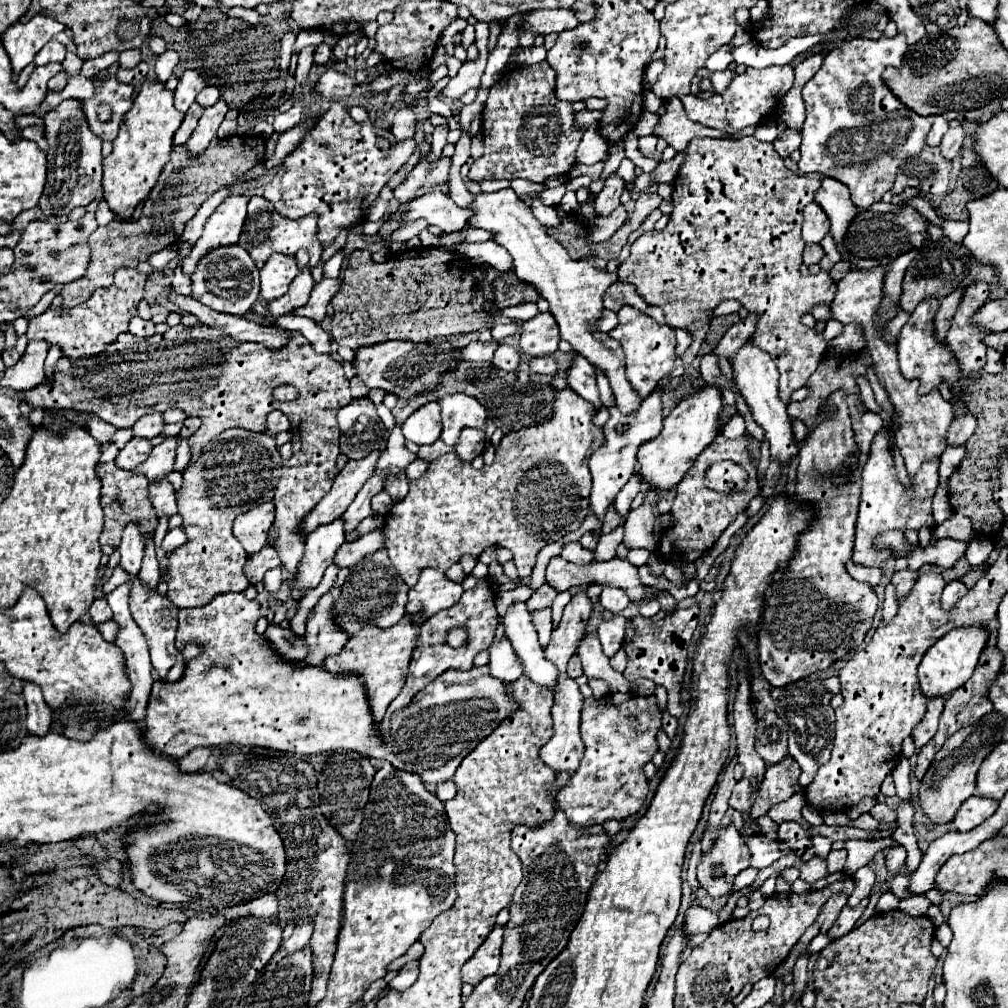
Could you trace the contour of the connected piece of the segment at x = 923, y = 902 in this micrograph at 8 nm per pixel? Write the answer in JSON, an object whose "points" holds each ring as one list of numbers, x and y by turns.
{"points":[[912,894,900,900,899,910,916,917,925,915,930,906,931,902,925,896]]}

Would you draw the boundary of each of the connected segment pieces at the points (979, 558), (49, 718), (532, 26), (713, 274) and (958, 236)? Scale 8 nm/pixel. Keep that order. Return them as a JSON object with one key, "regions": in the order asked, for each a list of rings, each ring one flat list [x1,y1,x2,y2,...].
{"regions":[[[975,537,975,539,969,543,969,547,967,547,967,551,965,551,965,557,967,557,967,561,971,563,971,567,979,567,979,565,983,565,983,563,987,561,991,549,993,549,993,543,991,543,991,541,981,539,981,537]],[[23,681,23,699,27,705,27,729,29,729,29,733,33,733,33,735,49,733,51,723,53,723,53,711,45,703,41,689,31,681]],[[537,9,523,17,525,29,547,35,547,33,561,33,565,29,573,29,579,25,577,15,573,15,573,9]],[[753,135,739,139,697,137,687,145,685,163,673,183,673,213,669,215,667,227,637,237,631,245,631,255,617,269,621,281,633,283,647,303,659,305,665,311,669,327,681,327,693,335,693,343,681,357,685,365,695,359,717,303,723,299,737,299,747,311,759,315,753,337,757,347,765,349,779,369,779,397,783,403,791,403,791,393,803,387,809,375,819,367,827,341,815,337,815,329,805,327,801,317,819,303,831,303,837,285,825,270,821,270,818,277,799,273,805,247,801,239,803,207,813,201,819,185,821,177,789,171,773,143,763,143]],[[944,221,942,231,951,241,962,243,969,230,968,221]]]}

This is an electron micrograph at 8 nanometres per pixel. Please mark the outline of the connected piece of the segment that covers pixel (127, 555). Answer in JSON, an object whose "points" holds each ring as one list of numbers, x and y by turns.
{"points":[[127,523,117,551,121,553,121,567,131,575,139,573,141,559,143,559,143,545,145,541,139,527,135,523]]}

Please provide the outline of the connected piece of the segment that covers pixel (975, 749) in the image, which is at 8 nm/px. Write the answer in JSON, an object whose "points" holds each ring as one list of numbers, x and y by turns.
{"points":[[991,711,989,715,979,719,975,725,953,733,937,751,925,777,919,781,919,795,917,795,917,803,921,805,923,813,931,819,933,825,949,823,955,817,961,803,975,793,977,767,981,765,985,755,989,755,989,751,993,751,993,747,1001,743,1003,721,1005,721,1003,715,999,715,997,711]]}

